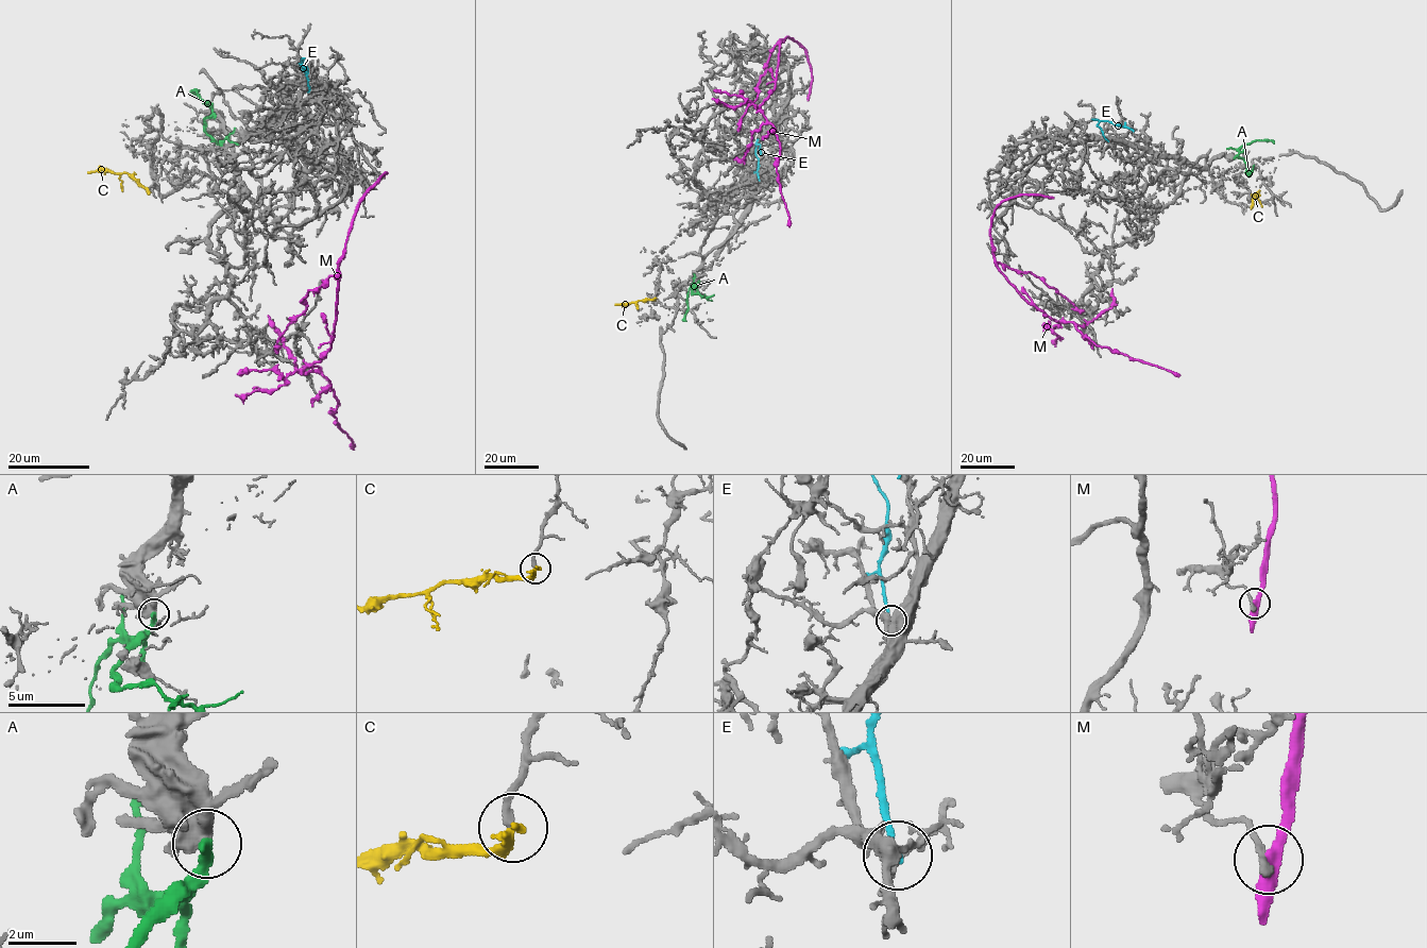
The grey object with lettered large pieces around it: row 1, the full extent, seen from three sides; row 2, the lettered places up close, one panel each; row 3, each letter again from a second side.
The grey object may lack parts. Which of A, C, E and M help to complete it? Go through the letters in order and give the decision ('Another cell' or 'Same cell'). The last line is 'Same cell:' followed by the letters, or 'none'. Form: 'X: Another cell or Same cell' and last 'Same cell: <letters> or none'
A: Another cell
C: Same cell
E: Another cell
M: Another cell
Same cell: C

